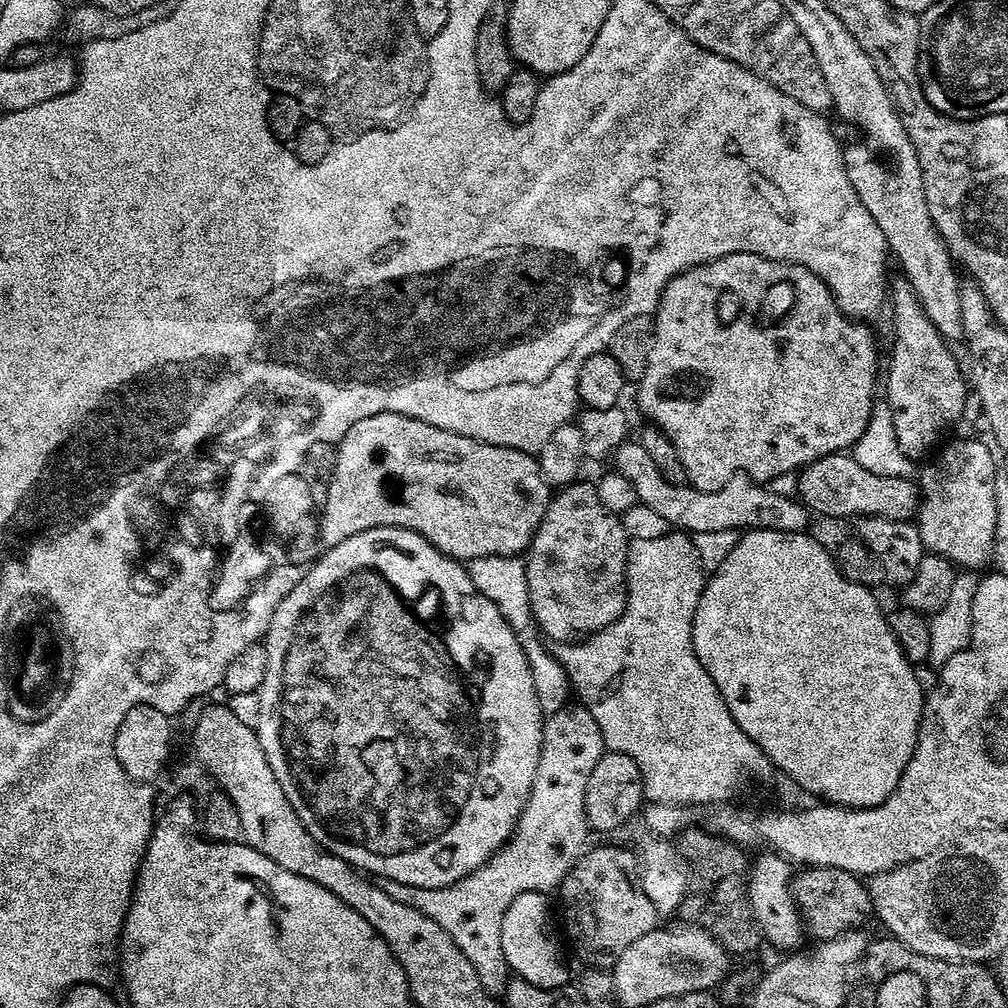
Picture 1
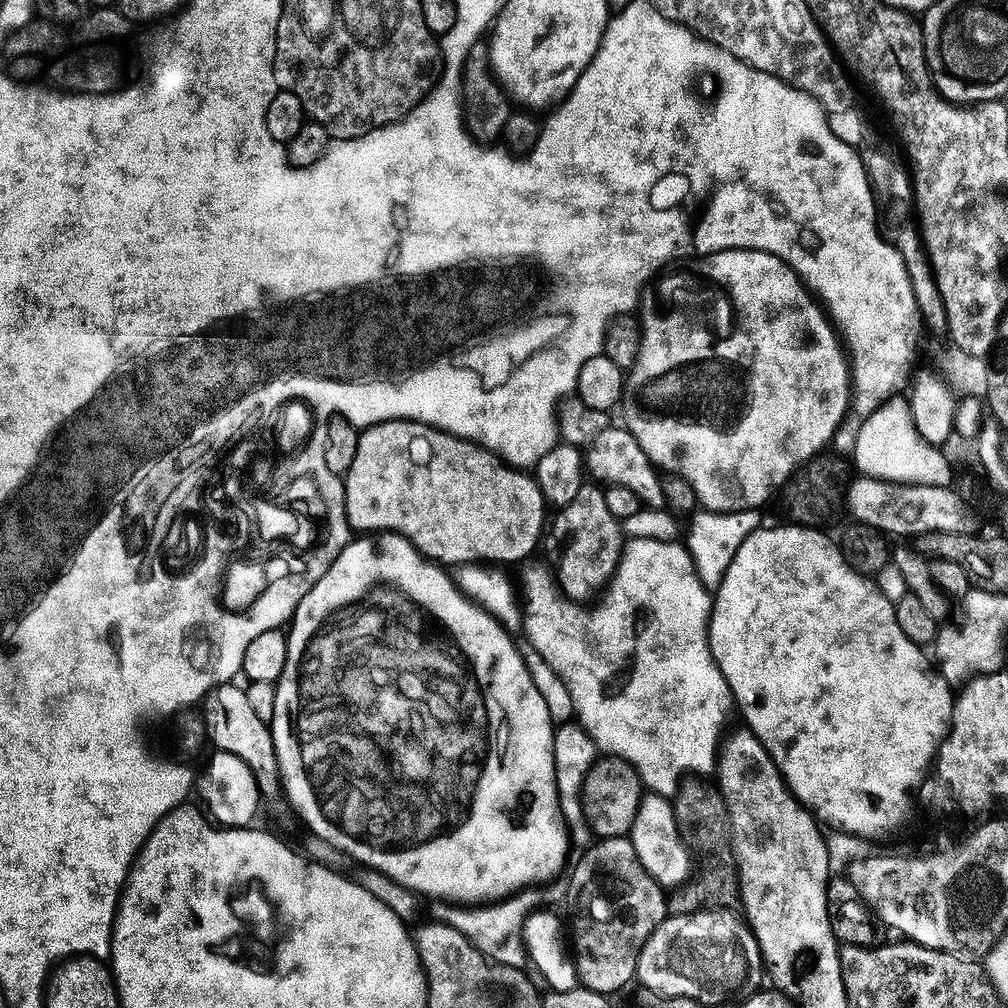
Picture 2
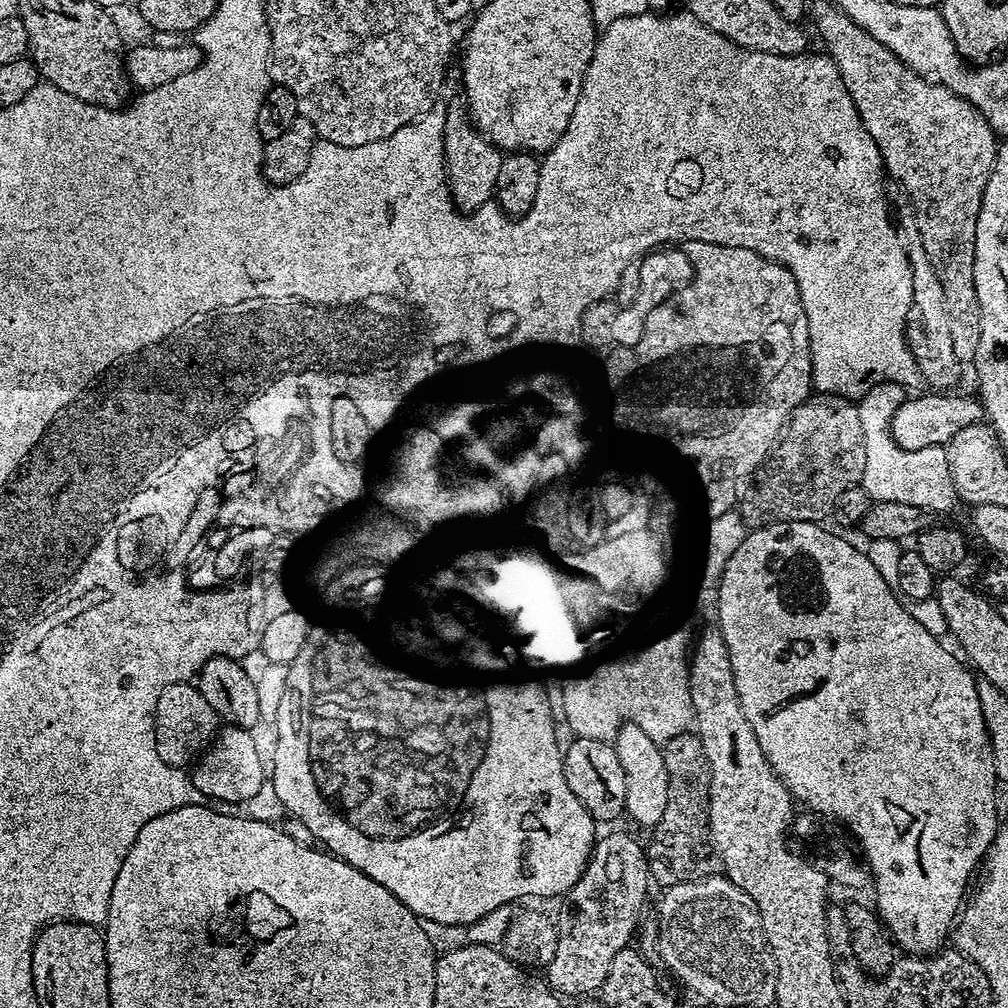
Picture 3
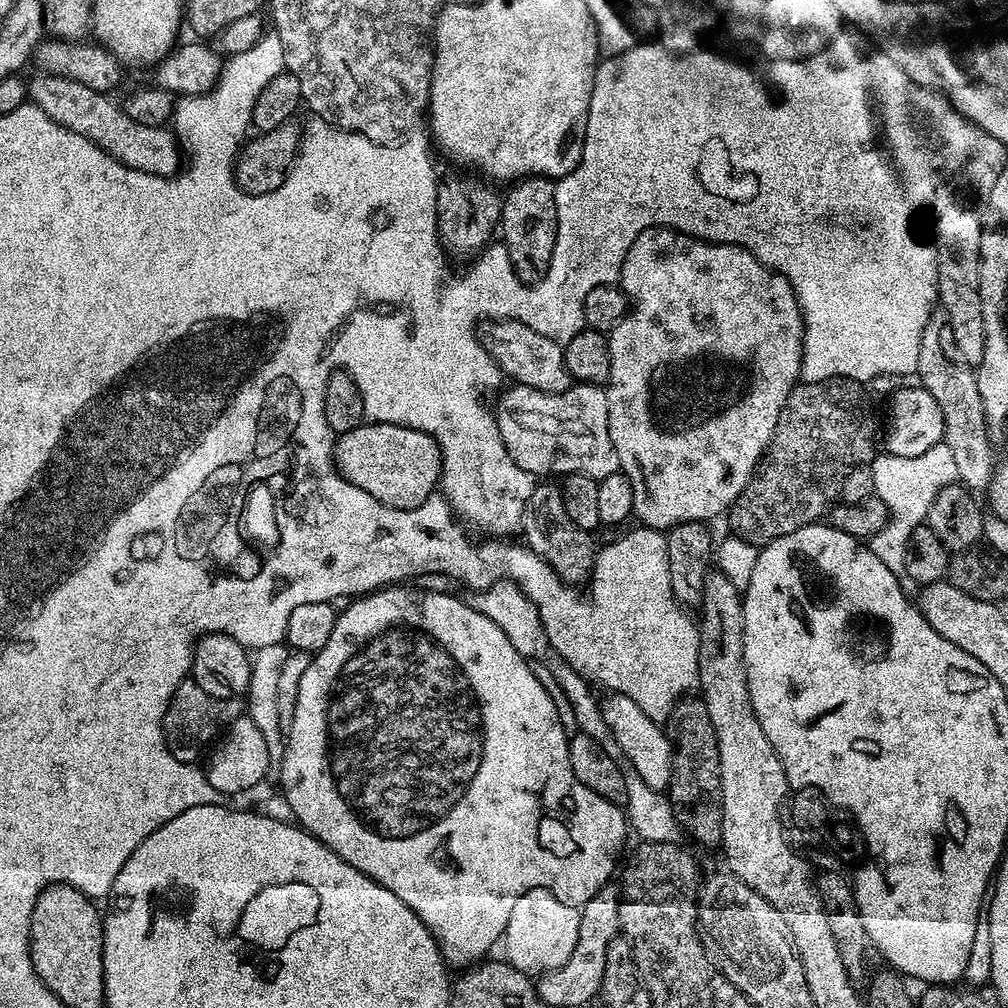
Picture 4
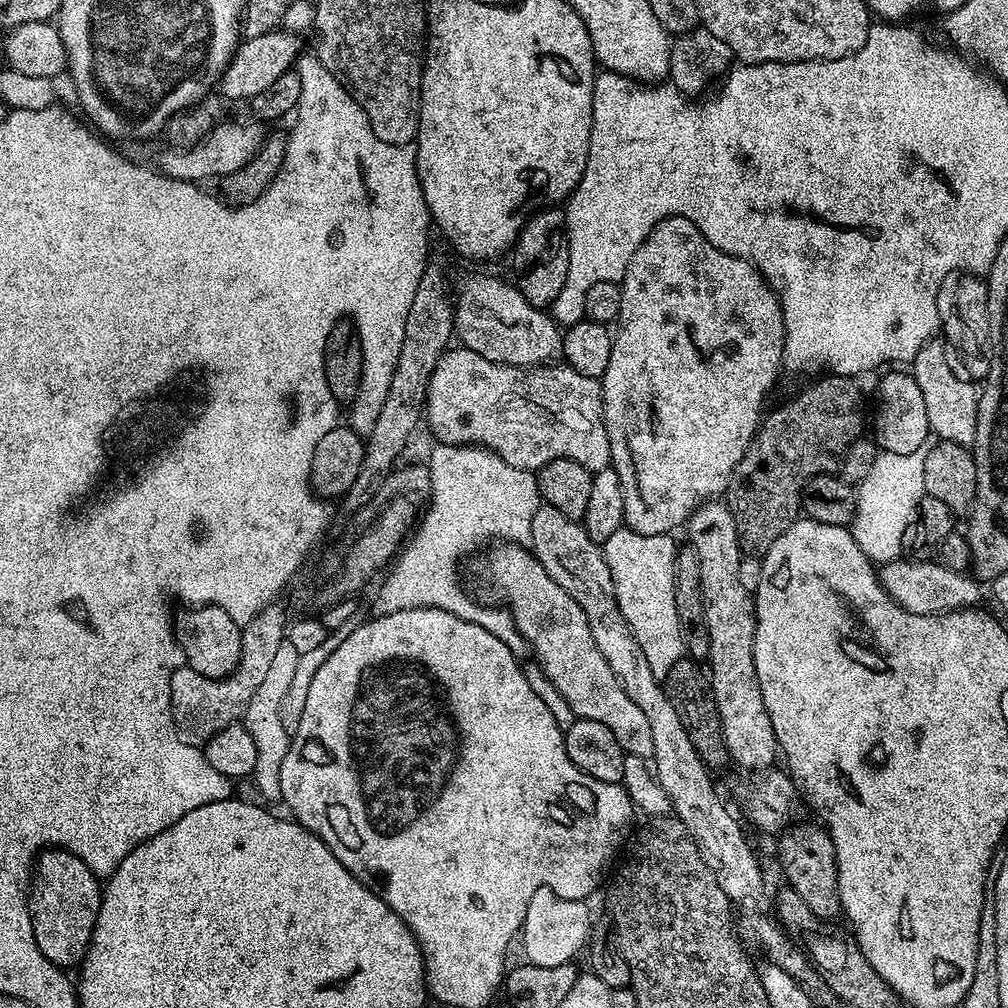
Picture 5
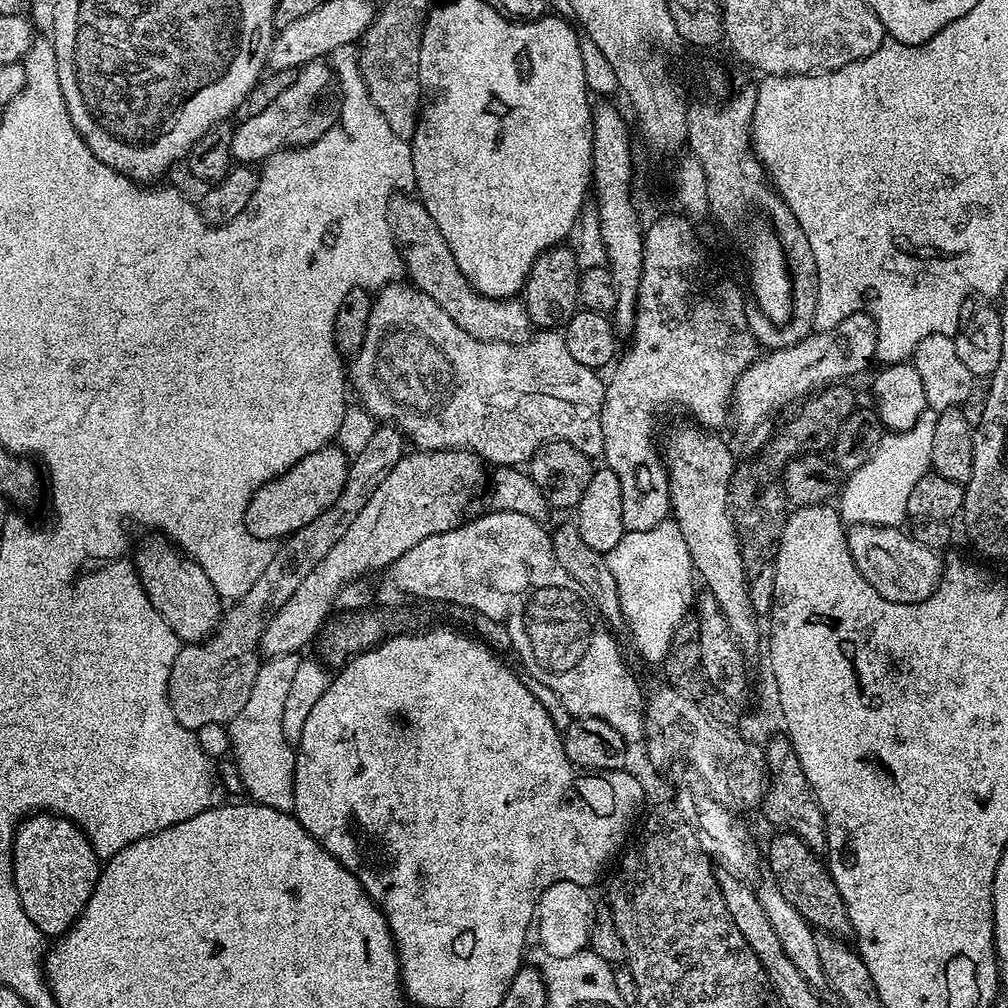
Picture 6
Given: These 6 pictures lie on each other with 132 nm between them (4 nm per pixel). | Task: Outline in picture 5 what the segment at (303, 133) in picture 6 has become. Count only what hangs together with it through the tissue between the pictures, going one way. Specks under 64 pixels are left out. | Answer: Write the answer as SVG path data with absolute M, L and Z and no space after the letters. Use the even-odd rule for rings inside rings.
M260 122L252 124L220 124L213 127L211 134L202 138L192 148L177 148L167 150L160 156L159 171L169 175L173 180L186 180L189 182L204 182L234 174L234 170L242 170L250 158L262 146L266 135L265 125Z

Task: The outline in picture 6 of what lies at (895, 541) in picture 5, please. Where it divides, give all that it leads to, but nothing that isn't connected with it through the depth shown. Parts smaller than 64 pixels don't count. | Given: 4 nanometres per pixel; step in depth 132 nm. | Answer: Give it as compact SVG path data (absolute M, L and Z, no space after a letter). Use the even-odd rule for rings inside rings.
M927 410L921 414L912 428L905 432L885 431L876 449L858 466L858 470L847 473L845 482L839 489L839 499L872 500L871 523L884 528L895 528L903 525L908 516L910 490L932 467L931 446L933 445L934 426L937 413Z

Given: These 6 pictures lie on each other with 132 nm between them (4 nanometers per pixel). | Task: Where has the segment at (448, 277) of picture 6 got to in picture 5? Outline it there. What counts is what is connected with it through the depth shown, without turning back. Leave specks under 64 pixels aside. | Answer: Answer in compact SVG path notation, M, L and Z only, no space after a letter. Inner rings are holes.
M468 276L454 292L454 336L463 347L490 358L490 362L509 364L519 368L535 368L555 361L563 353L564 338L555 319L545 309L526 302L515 283L507 284L496 276Z

